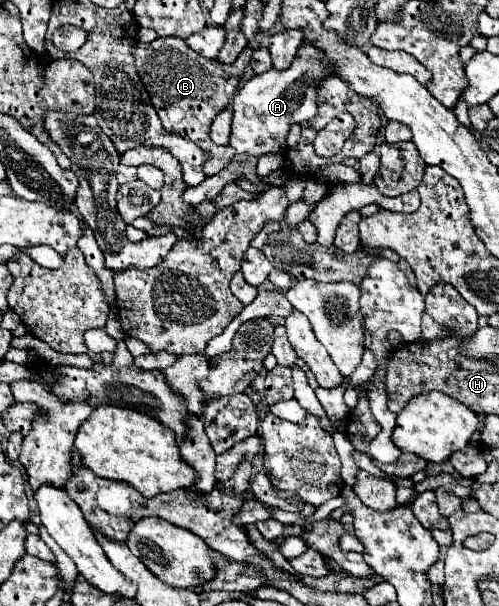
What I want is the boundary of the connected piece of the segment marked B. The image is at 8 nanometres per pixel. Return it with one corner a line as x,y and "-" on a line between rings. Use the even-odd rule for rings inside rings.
157,38
149,44
137,42
133,48
135,68
139,72
139,78
143,80
143,86
151,94
151,104
155,106
163,128
199,144
205,152
211,154
211,158
203,166
207,176
213,176
227,168
227,164
235,156
235,150
231,150
229,146
217,146
209,140
209,126
213,118
229,106
229,100
237,90
243,68
245,64
249,64
251,54
253,52
245,48
235,64
223,66
217,60
199,56
185,44
185,40
179,38

